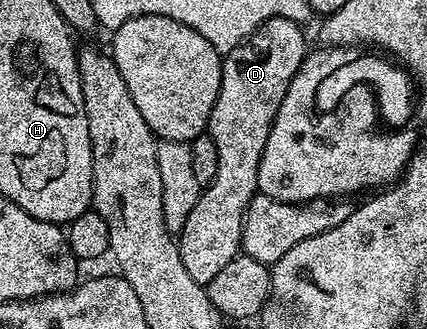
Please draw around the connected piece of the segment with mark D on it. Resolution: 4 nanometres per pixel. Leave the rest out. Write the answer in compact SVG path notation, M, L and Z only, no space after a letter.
M272 17L242 45L224 54L219 95L215 107L211 107L207 130L219 154L219 168L212 183L204 186L195 207L191 207L177 241L187 275L203 287L208 287L211 279L241 253L241 225L251 199L259 192L259 159L263 157L263 147L267 147L267 135L271 135L279 103L283 103L291 79L307 56L301 29L304 28L291 19Z

